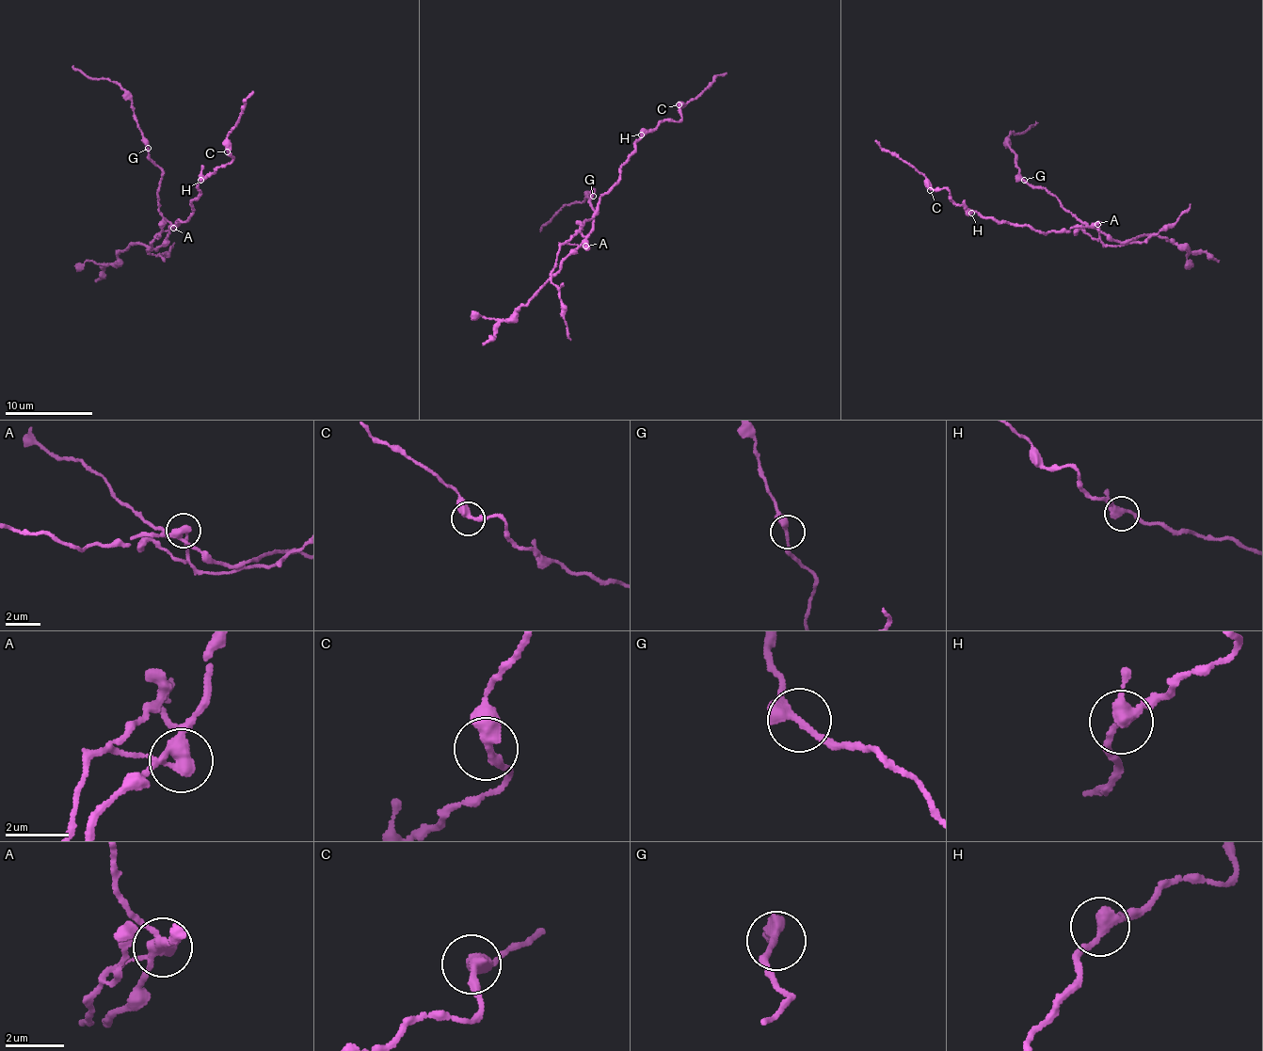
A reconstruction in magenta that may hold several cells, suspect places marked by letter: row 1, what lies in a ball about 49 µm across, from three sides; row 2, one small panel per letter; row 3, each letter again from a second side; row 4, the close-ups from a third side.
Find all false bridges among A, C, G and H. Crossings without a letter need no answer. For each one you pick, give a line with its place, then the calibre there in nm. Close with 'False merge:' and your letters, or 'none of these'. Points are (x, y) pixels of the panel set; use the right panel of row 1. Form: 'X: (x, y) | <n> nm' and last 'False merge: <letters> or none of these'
A: (1097, 224) | 320 nm
False merge: A

